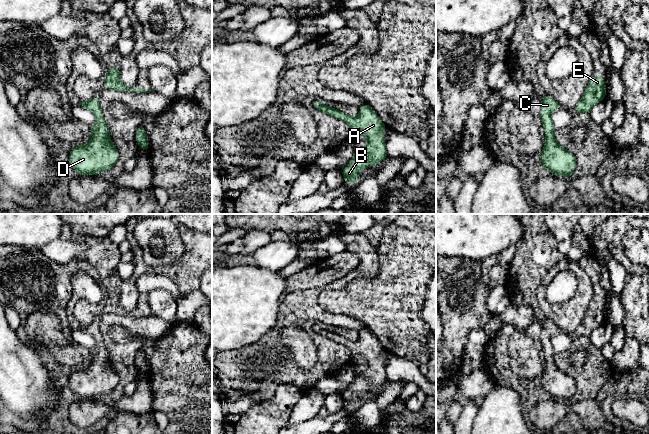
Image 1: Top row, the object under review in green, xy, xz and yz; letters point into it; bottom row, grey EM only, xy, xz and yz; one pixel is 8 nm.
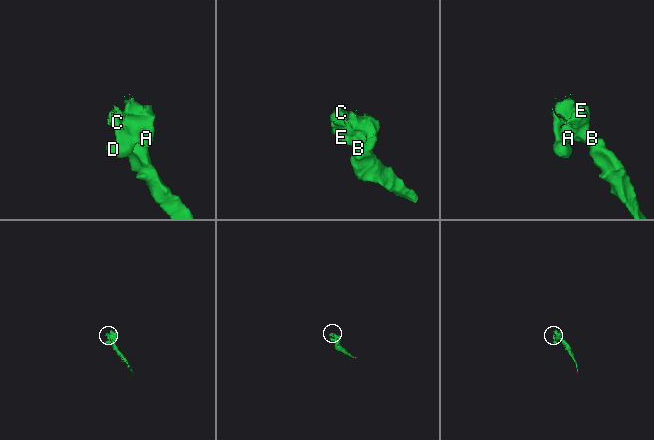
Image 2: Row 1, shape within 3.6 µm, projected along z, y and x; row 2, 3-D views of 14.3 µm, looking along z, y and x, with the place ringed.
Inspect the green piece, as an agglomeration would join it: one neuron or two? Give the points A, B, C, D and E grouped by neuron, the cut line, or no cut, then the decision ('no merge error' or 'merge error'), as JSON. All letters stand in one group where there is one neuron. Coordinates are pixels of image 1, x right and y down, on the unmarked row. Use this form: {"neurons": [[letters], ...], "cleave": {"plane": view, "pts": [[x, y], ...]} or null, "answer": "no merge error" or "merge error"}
{"neurons": [["A", "B", "C", "D", "E"]], "cleave": null, "answer": "no merge error"}

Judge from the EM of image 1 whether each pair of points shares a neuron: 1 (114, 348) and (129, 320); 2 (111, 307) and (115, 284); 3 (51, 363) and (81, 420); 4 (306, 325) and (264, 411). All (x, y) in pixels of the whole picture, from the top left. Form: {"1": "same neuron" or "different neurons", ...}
{"1": "same neuron", "2": "same neuron", "3": "different neurons", "4": "different neurons"}

